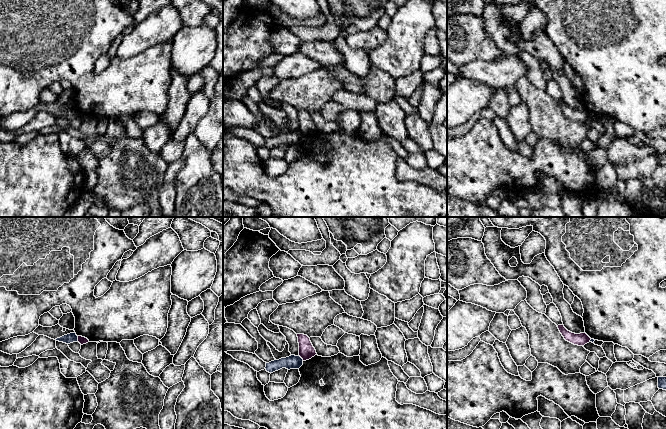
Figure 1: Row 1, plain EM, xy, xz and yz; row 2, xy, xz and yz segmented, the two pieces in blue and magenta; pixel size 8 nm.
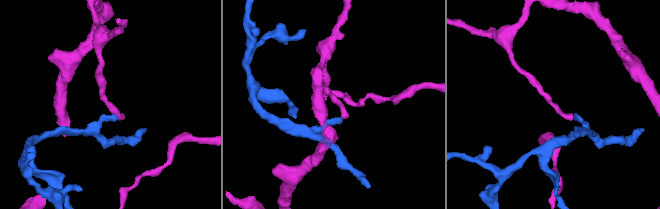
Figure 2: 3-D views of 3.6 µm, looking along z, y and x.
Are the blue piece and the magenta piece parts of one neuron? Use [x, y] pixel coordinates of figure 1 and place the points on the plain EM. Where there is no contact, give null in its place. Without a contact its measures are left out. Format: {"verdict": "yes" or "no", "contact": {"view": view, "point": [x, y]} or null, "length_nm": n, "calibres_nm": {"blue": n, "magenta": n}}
{"verdict": "no", "contact": {"view": "xz", "point": [301, 134]}, "length_nm": 60, "calibres_nm": {"blue": 110, "magenta": 130}}

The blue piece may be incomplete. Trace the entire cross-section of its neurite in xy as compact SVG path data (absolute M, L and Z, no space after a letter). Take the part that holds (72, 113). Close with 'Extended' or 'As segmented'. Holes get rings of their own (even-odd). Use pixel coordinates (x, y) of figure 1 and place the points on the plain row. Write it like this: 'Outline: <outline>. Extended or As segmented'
Outline: M70 109L70 110L67 110L67 111L60 113L60 114L57 114L55 116L59 117L59 118L66 119L66 120L70 120L73 118L77 118L78 112L76 111L76 109Z. As segmented

